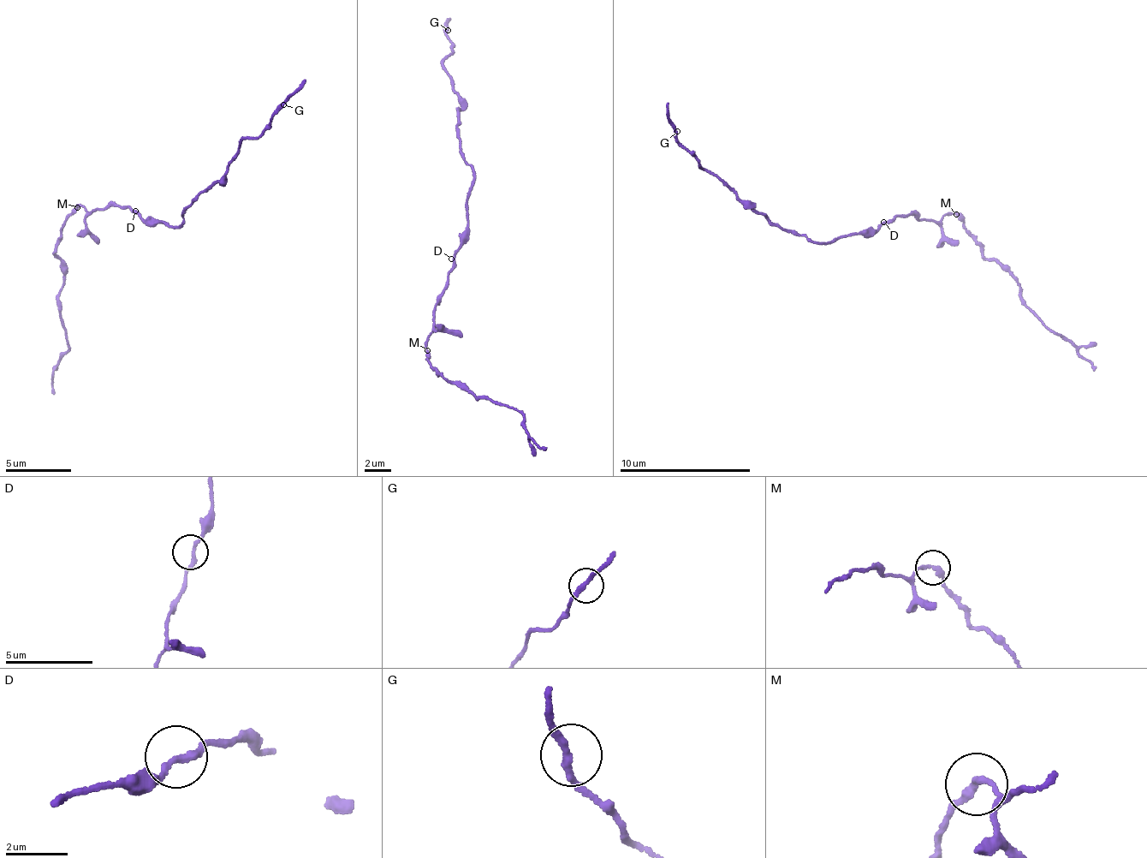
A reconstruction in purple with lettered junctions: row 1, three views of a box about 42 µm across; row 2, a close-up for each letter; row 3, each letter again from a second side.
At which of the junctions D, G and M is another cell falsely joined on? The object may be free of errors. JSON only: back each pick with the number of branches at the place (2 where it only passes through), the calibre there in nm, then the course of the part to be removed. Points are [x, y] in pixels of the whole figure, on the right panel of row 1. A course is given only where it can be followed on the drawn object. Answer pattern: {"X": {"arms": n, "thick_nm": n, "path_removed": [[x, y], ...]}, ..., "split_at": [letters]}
{"split_at": []}

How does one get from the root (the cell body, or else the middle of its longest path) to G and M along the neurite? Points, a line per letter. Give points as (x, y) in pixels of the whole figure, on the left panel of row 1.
G: (138, 214), (175, 227), (185, 223), (184, 208), (224, 179), (240, 141), (268, 128), (283, 104)
M: (138, 214), (115, 205), (87, 213), (80, 205), (78, 208)

